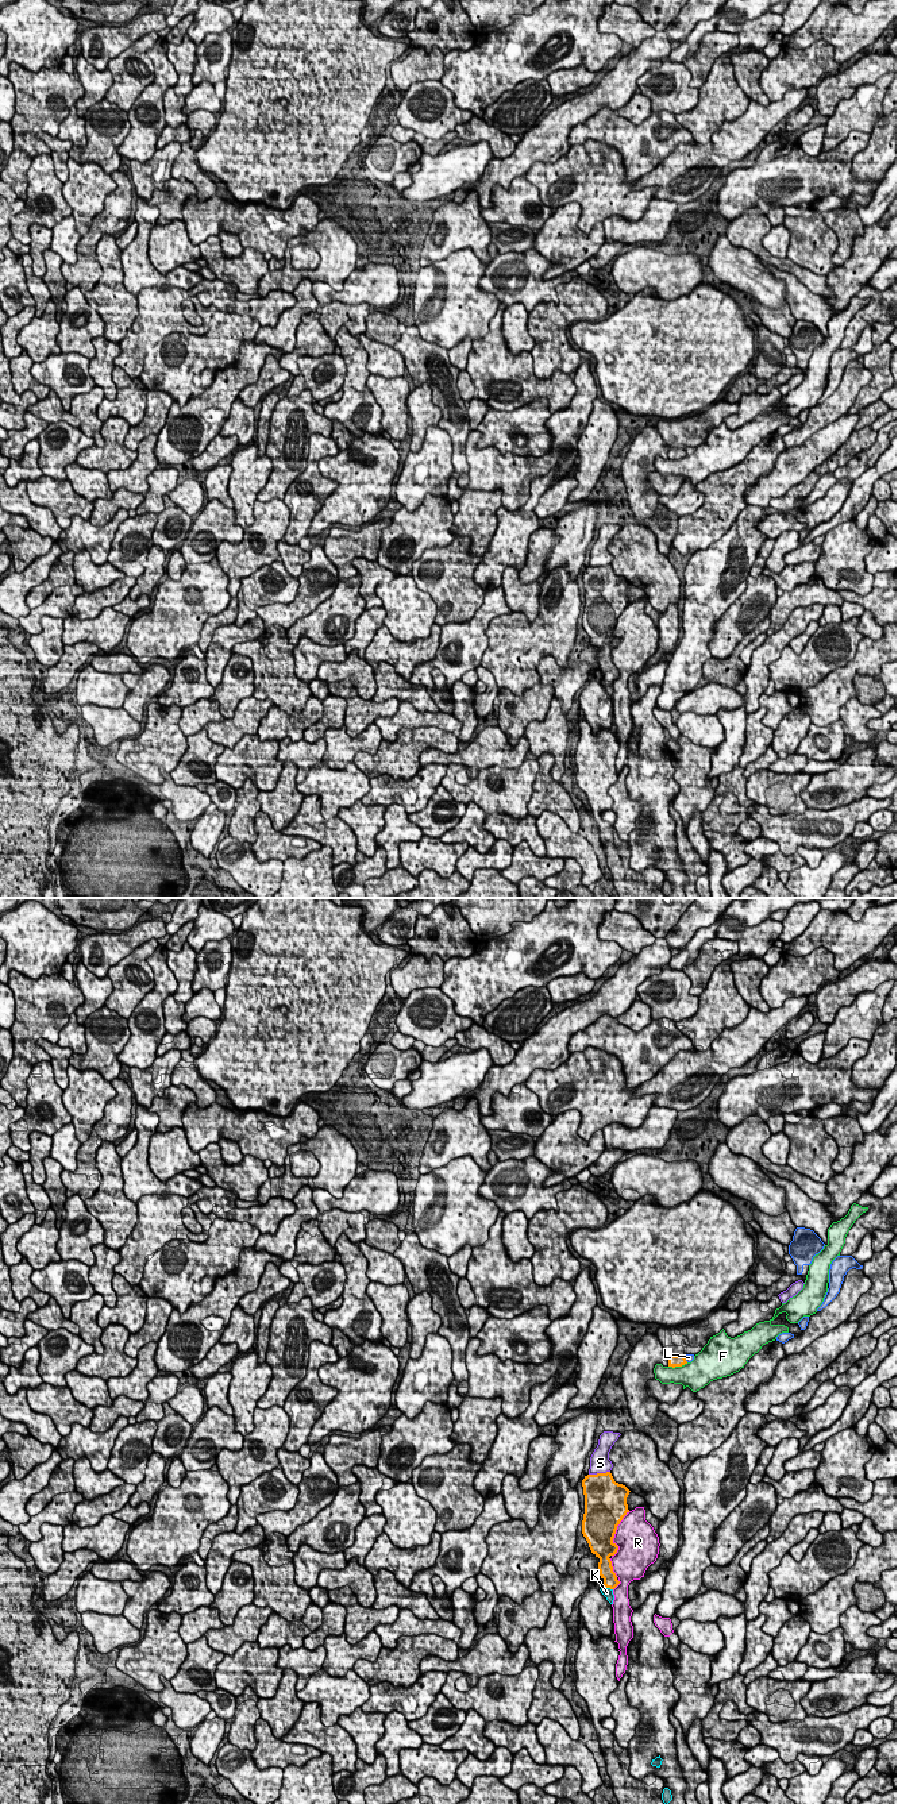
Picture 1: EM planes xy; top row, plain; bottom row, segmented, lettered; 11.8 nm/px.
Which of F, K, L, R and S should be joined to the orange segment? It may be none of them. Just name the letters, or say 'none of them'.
K

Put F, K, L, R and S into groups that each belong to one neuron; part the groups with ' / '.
F / K / L R / S

